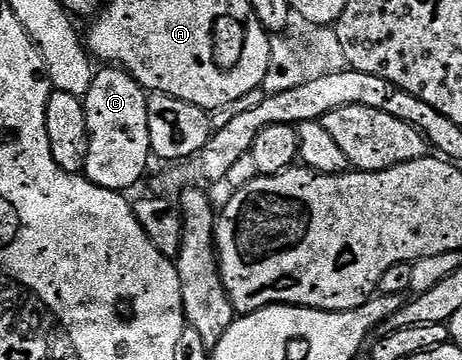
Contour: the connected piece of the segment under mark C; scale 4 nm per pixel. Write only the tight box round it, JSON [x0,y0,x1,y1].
[84,65,152,193]

